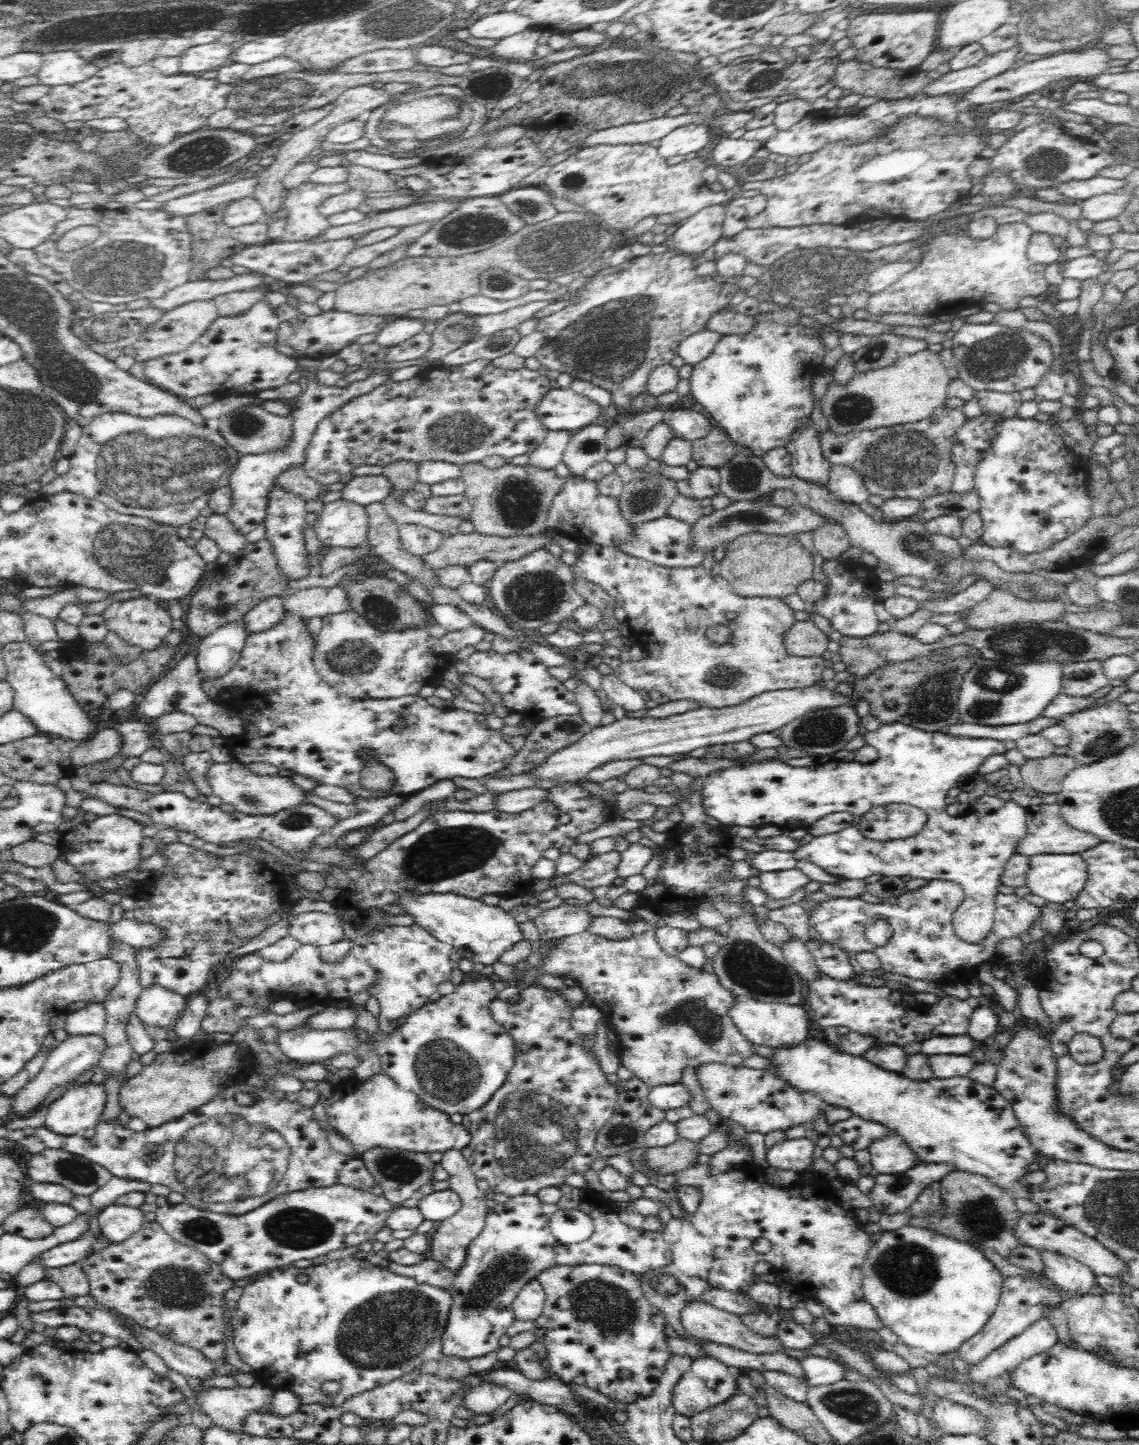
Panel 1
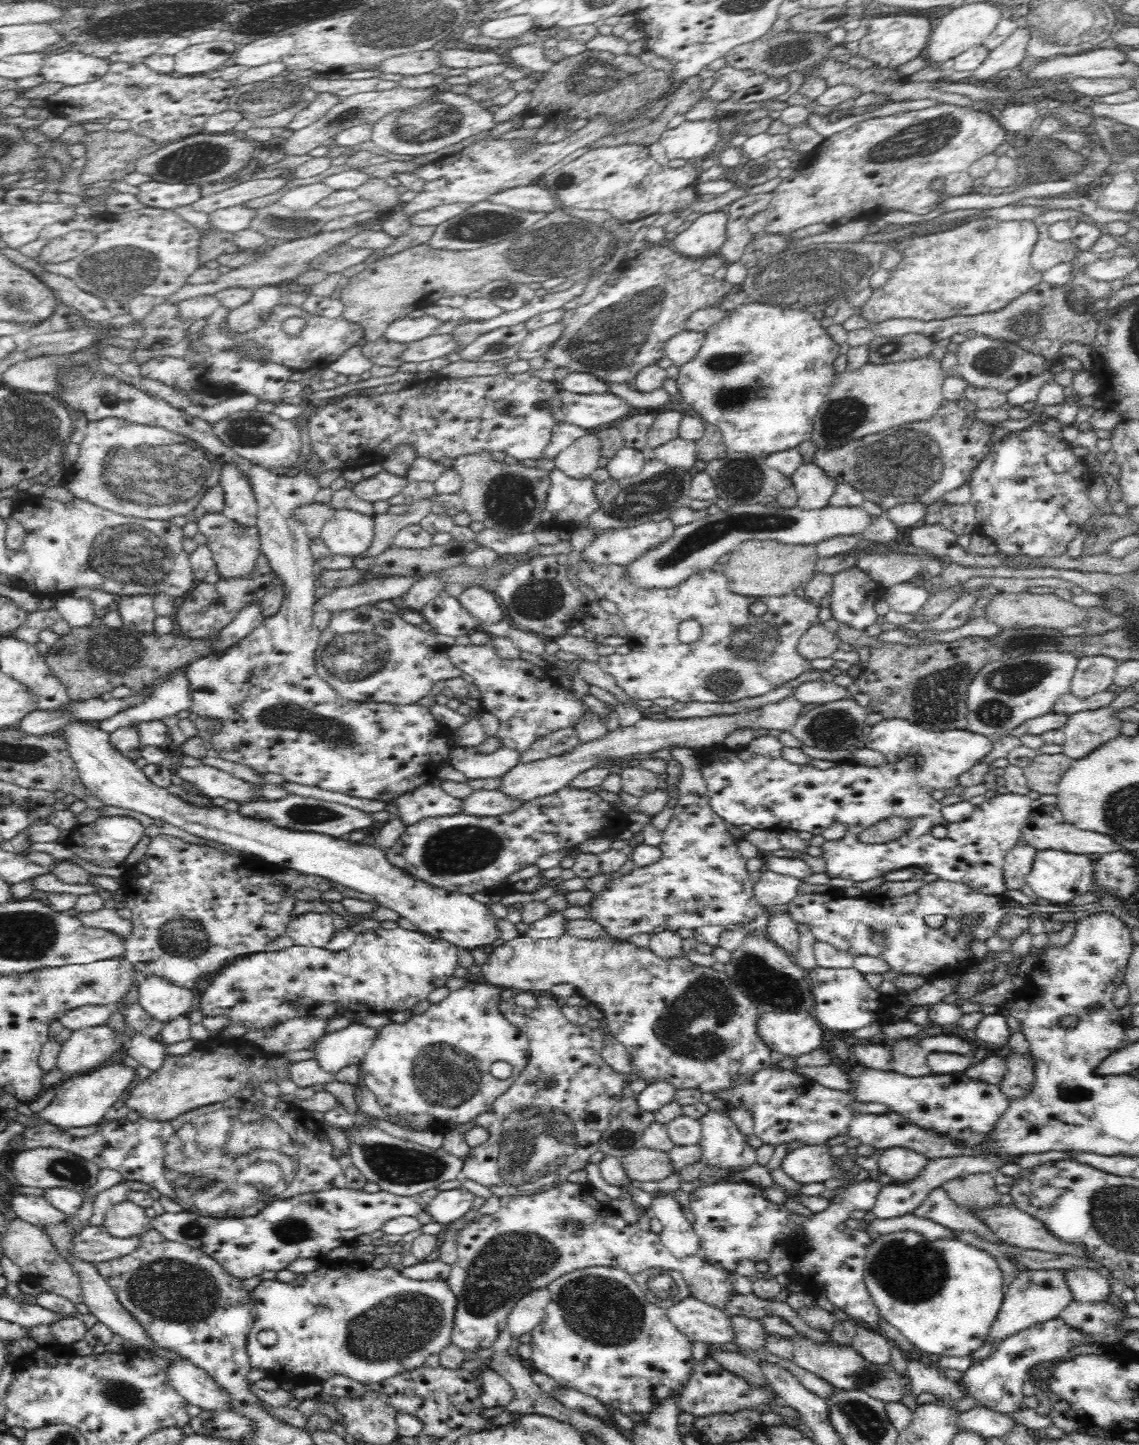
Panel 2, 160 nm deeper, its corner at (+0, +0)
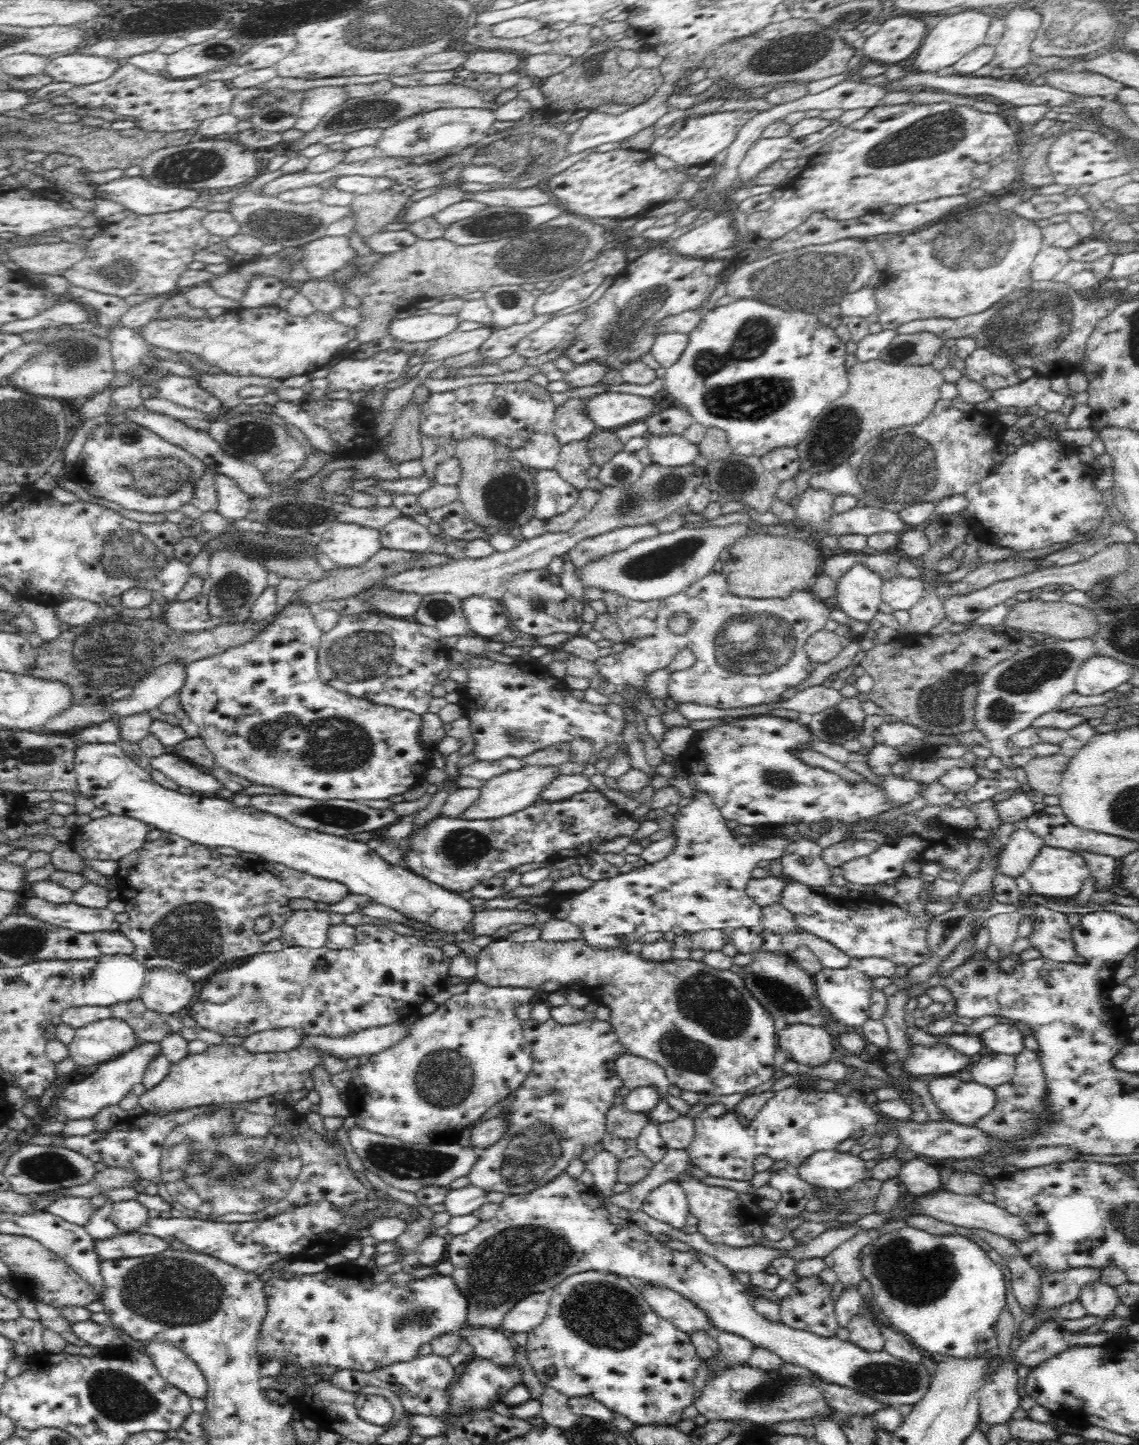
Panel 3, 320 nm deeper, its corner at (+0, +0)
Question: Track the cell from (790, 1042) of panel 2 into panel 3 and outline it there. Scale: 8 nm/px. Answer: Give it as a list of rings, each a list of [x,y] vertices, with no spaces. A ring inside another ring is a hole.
[[[795,1024],[777,1030],[778,1047],[799,1066],[820,1068],[834,1059],[833,1036],[825,1028]]]

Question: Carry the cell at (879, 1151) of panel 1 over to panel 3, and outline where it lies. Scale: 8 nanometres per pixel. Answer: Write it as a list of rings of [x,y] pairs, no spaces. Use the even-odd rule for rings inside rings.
[[[919,1159],[903,1161],[898,1177],[906,1185],[908,1196],[918,1197],[945,1190],[945,1180],[939,1169]]]

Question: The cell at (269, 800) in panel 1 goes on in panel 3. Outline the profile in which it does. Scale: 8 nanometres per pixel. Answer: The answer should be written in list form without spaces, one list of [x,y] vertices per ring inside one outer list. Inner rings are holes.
[[[160,754],[156,758],[149,758],[148,769],[158,769],[160,773],[174,780],[178,787],[192,789],[194,793],[205,796],[217,796],[218,789],[222,789],[222,784],[210,774],[205,774],[200,768],[191,766],[176,754]]]

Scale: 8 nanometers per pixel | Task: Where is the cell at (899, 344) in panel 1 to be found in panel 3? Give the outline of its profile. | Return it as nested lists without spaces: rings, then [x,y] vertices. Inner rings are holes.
[[[930,332],[896,335],[879,358],[893,365],[902,363],[910,366],[928,366],[940,354],[943,343],[943,340]]]

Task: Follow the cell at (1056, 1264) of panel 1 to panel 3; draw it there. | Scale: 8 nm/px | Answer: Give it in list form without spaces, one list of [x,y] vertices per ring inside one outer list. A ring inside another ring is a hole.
[[[1092,1283],[1080,1291],[1079,1301],[1086,1309],[1088,1316],[1106,1318],[1113,1314],[1114,1308],[1120,1304],[1114,1287],[1104,1283]]]

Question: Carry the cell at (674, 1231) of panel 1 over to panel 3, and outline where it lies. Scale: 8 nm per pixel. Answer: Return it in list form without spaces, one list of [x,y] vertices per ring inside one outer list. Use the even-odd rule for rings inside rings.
[[[675,1179],[668,1180],[652,1190],[641,1205],[641,1210],[650,1218],[681,1230],[686,1225],[688,1206],[686,1193]]]

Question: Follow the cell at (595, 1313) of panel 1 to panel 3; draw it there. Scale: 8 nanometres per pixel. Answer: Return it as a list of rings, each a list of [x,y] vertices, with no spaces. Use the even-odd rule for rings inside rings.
[[[580,1272],[580,1274],[570,1276],[567,1280],[561,1280],[560,1284],[552,1289],[547,1314],[538,1326],[527,1333],[525,1348],[528,1363],[542,1386],[552,1387],[569,1399],[584,1397],[600,1401],[604,1406],[625,1416],[636,1425],[676,1425],[682,1419],[684,1409],[692,1404],[692,1392],[694,1392],[692,1386],[694,1386],[696,1370],[702,1361],[690,1341],[690,1335],[676,1328],[676,1325],[669,1320],[660,1318],[654,1313],[637,1287],[631,1285],[623,1277],[614,1274],[600,1274],[600,1272]]]

